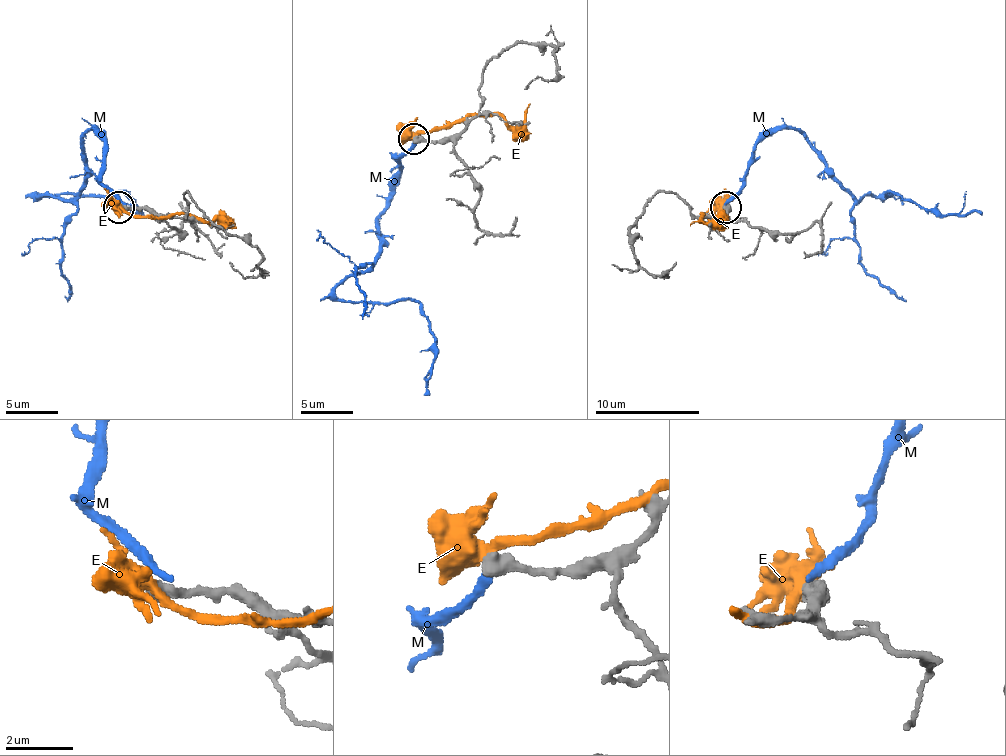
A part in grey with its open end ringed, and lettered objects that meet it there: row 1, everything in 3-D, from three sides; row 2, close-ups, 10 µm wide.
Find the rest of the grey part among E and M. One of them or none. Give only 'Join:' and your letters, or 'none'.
Join: none

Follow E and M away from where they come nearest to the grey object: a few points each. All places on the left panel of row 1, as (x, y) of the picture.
E: (121, 208), (135, 215), (158, 218), (174, 213), (210, 223), (223, 218), (234, 226)
M: (124, 205), (101, 181), (95, 129), (85, 187), (40, 197), (124, 192), (129, 215)

